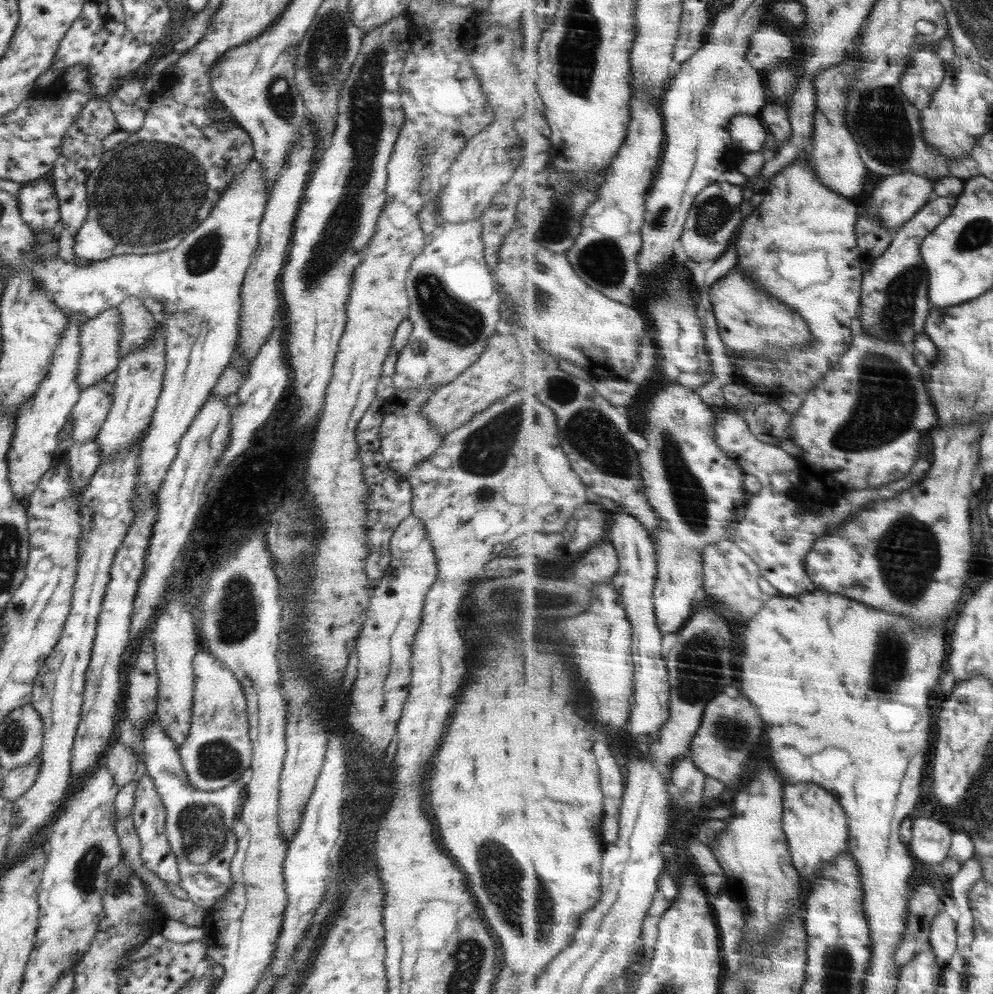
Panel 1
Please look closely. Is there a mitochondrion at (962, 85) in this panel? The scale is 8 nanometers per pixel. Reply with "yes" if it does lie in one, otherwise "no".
no

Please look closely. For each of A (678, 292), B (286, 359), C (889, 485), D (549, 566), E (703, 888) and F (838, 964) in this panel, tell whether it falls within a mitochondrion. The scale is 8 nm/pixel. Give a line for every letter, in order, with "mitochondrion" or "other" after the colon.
A: mitochondrion
B: other
C: other
D: other
E: other
F: mitochondrion

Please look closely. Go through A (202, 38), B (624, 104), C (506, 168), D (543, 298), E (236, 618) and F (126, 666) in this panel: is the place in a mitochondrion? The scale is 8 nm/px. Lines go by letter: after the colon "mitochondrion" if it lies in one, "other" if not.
A: other
B: other
C: other
D: mitochondrion
E: mitochondrion
F: other

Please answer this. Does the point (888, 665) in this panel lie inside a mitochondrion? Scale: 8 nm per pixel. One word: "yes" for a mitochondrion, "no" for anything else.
yes

